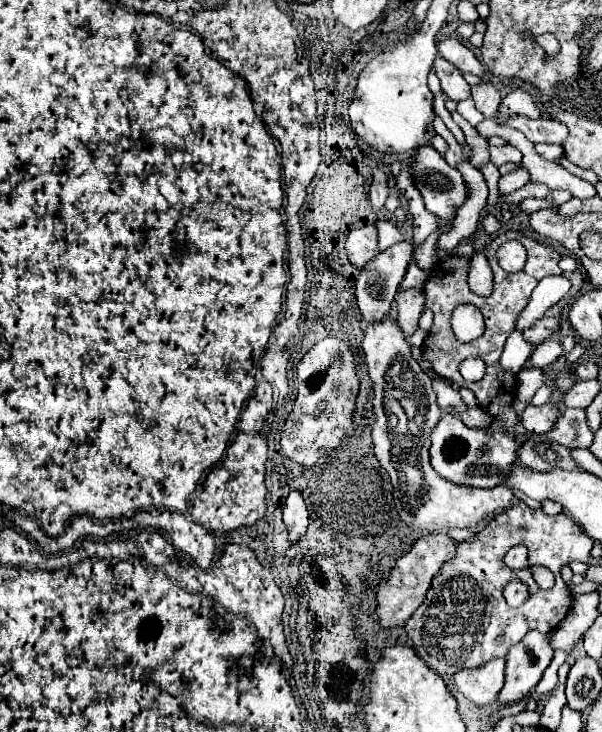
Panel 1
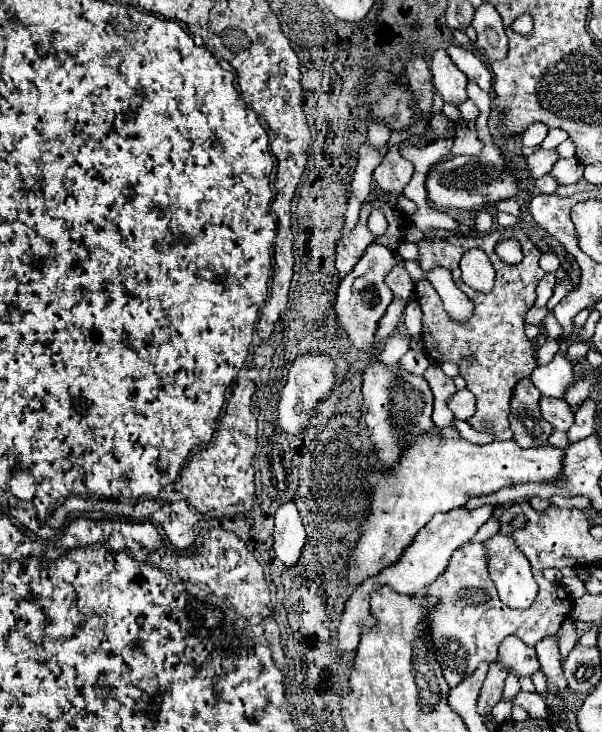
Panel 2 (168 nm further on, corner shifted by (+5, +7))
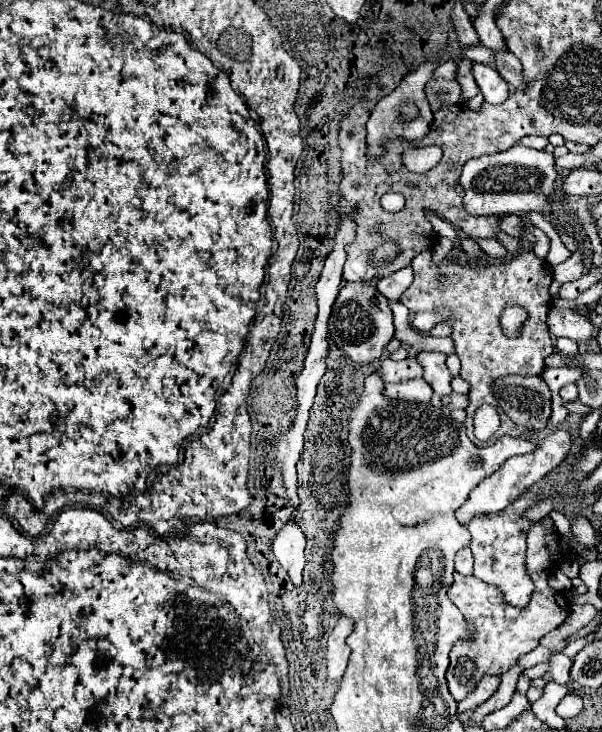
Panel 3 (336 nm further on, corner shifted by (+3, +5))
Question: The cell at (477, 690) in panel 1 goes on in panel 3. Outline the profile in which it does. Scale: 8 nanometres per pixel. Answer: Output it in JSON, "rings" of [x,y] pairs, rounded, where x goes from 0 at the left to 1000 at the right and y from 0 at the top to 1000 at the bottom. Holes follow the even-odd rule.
{"rings":[[[806,923],[792,934],[792,940],[769,959],[762,959],[762,973],[789,970],[796,962],[802,962],[806,956],[812,956],[826,940],[829,940],[829,923]]]}

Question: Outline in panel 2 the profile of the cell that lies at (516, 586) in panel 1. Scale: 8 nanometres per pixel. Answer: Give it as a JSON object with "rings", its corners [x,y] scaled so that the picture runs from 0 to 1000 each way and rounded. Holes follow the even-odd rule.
{"rings":[[[822,730],[806,740],[812,751],[812,784],[826,801],[829,817],[846,831],[875,831],[892,814],[879,765],[842,732]]]}

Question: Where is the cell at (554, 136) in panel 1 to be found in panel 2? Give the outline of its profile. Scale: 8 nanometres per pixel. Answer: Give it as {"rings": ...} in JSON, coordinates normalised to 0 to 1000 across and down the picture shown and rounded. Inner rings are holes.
{"rings":[[[899,167],[882,169],[872,180],[869,180],[869,199],[895,199],[902,194],[902,189],[909,186],[909,172],[902,172]]]}

